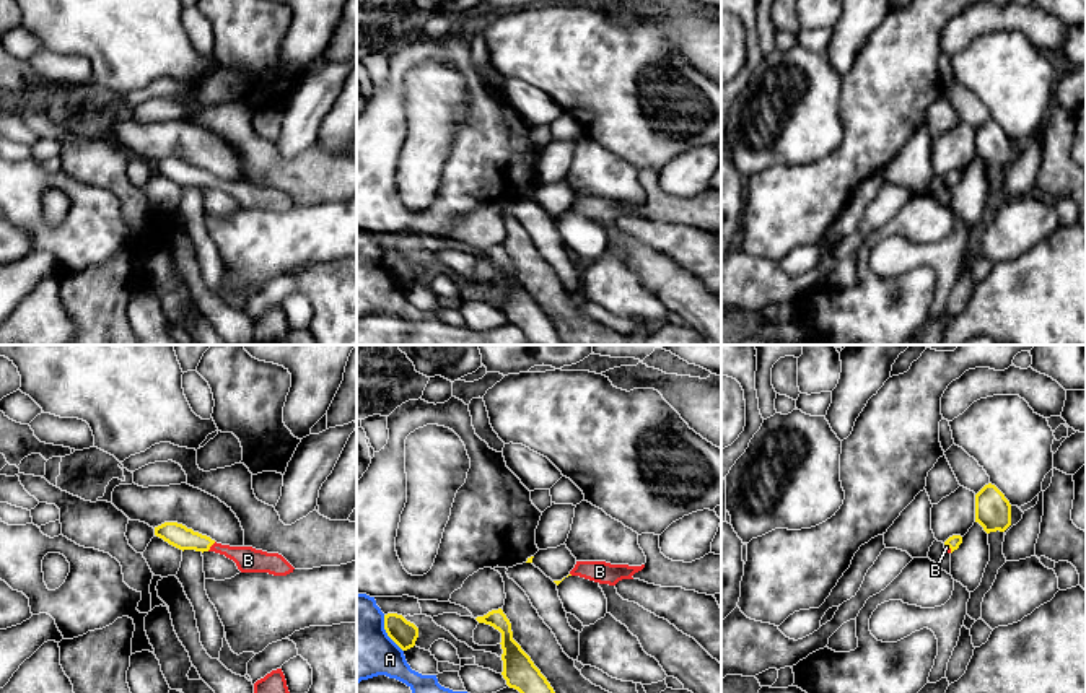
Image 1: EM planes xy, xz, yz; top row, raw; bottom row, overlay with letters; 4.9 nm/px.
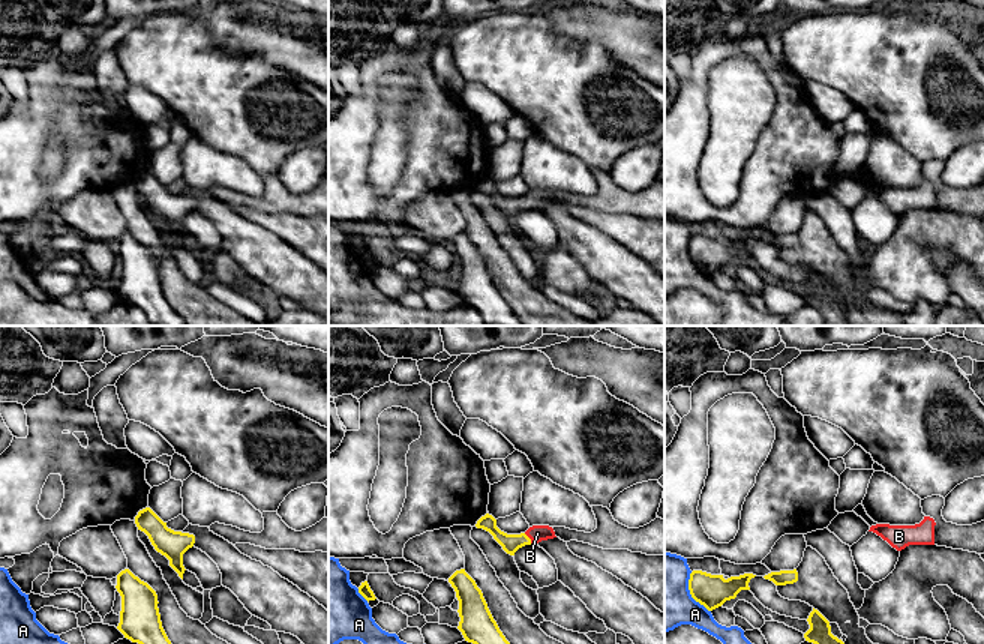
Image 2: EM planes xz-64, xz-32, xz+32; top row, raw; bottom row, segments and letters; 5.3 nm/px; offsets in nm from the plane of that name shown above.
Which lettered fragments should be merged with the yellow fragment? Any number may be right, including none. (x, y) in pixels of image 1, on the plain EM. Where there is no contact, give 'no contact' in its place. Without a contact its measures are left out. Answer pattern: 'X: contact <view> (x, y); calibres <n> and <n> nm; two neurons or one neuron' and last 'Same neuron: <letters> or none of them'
A: contact xz (386, 267); calibres 130 and 320 nm; two neurons
B: contact xy (210, 181); calibres 120 and 130 nm; one neuron
Same neuron: B

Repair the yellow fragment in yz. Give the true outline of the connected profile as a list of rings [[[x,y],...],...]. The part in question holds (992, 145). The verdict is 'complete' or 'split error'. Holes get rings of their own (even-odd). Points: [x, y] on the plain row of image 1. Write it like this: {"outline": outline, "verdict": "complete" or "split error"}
{"outline": [[[992,119],[975,130],[975,158],[987,169],[1005,168],[1011,161],[1011,140],[1005,130]]], "verdict": "complete"}

